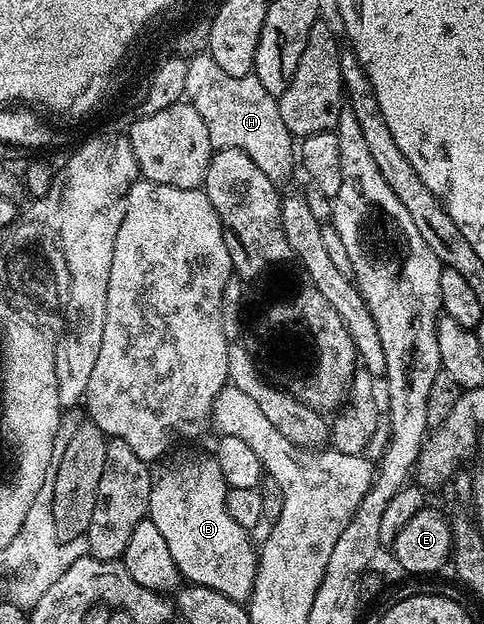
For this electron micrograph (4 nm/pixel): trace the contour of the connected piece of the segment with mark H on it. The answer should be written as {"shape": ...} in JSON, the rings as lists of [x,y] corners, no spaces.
{"shape":[[[204,52],[188,61],[185,88],[187,89],[186,101],[190,102],[193,108],[197,108],[197,116],[201,116],[201,120],[205,120],[205,128],[209,128],[212,147],[232,146],[245,152],[245,156],[249,156],[249,160],[253,160],[253,164],[257,164],[257,168],[261,168],[261,172],[265,172],[265,176],[269,176],[269,180],[276,184],[282,184],[285,180],[287,182],[292,177],[293,135],[285,128],[285,120],[281,120],[276,95],[265,92],[264,85],[261,84],[261,80],[255,78],[254,73],[229,76],[229,72],[221,72],[221,68],[217,68],[210,53]]]}

